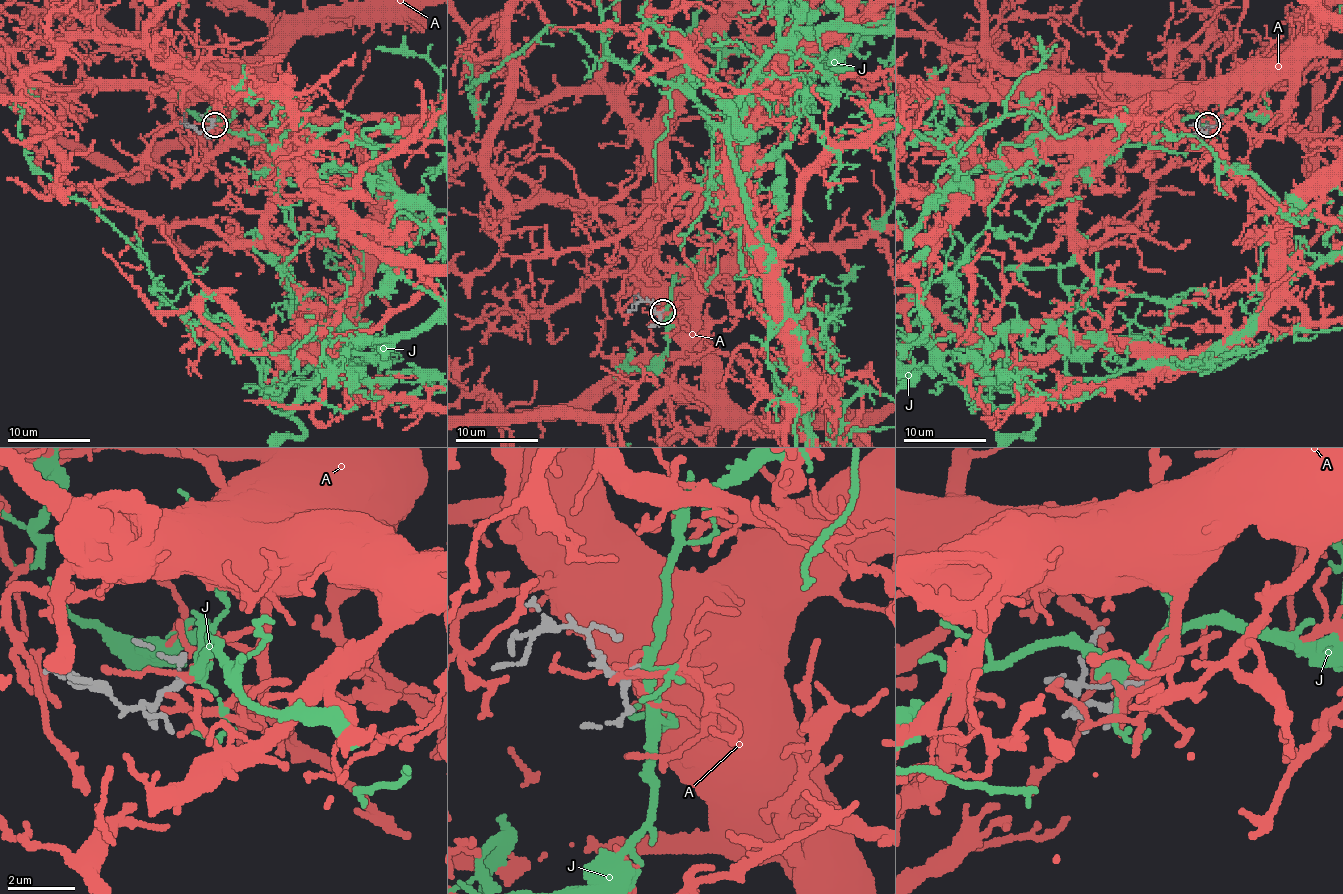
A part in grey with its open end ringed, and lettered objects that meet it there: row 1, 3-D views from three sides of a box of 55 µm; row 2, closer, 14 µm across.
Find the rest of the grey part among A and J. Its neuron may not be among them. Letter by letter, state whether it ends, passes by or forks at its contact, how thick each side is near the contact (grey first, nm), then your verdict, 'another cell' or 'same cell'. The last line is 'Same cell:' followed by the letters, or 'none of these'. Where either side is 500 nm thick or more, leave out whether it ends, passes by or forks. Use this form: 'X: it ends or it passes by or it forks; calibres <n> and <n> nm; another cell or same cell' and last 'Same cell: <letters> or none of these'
A: it passes by; calibres 170 and 150 nm; another cell
J: it forks; calibres 150 and 260 nm; another cell
Same cell: none of these

